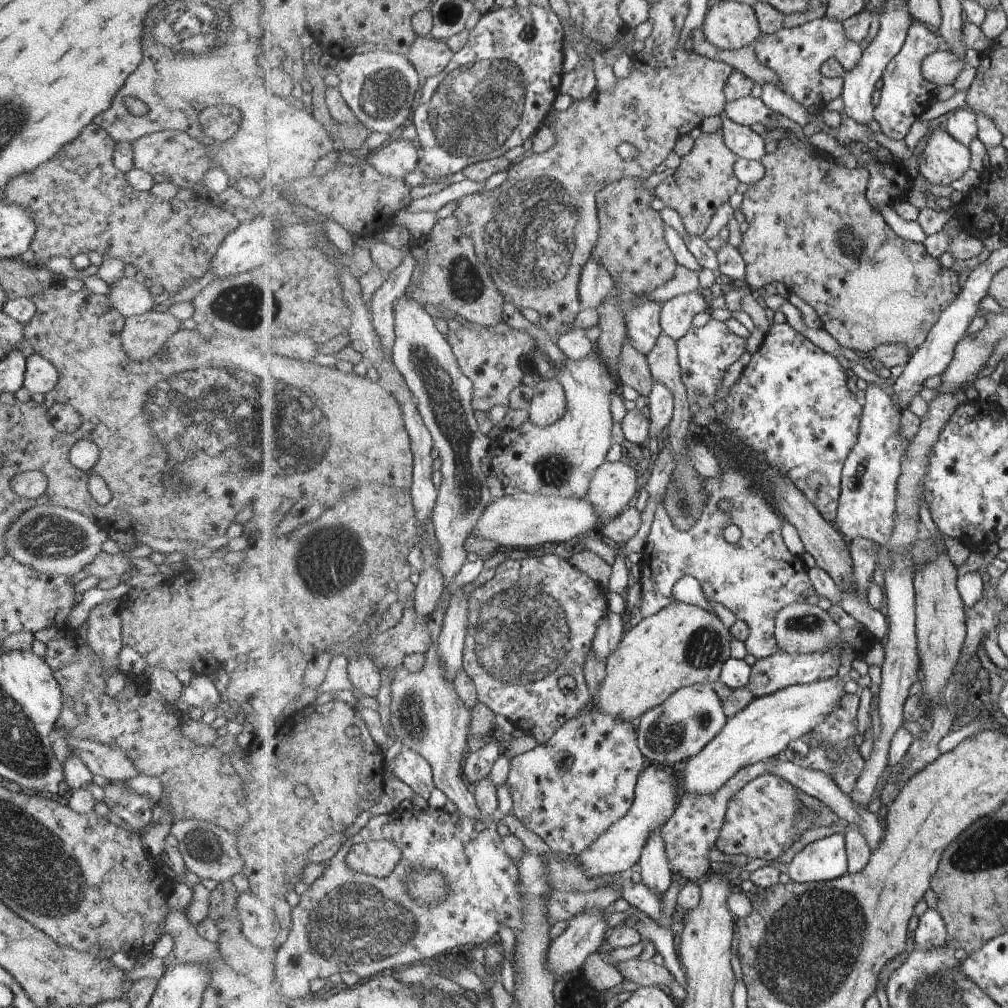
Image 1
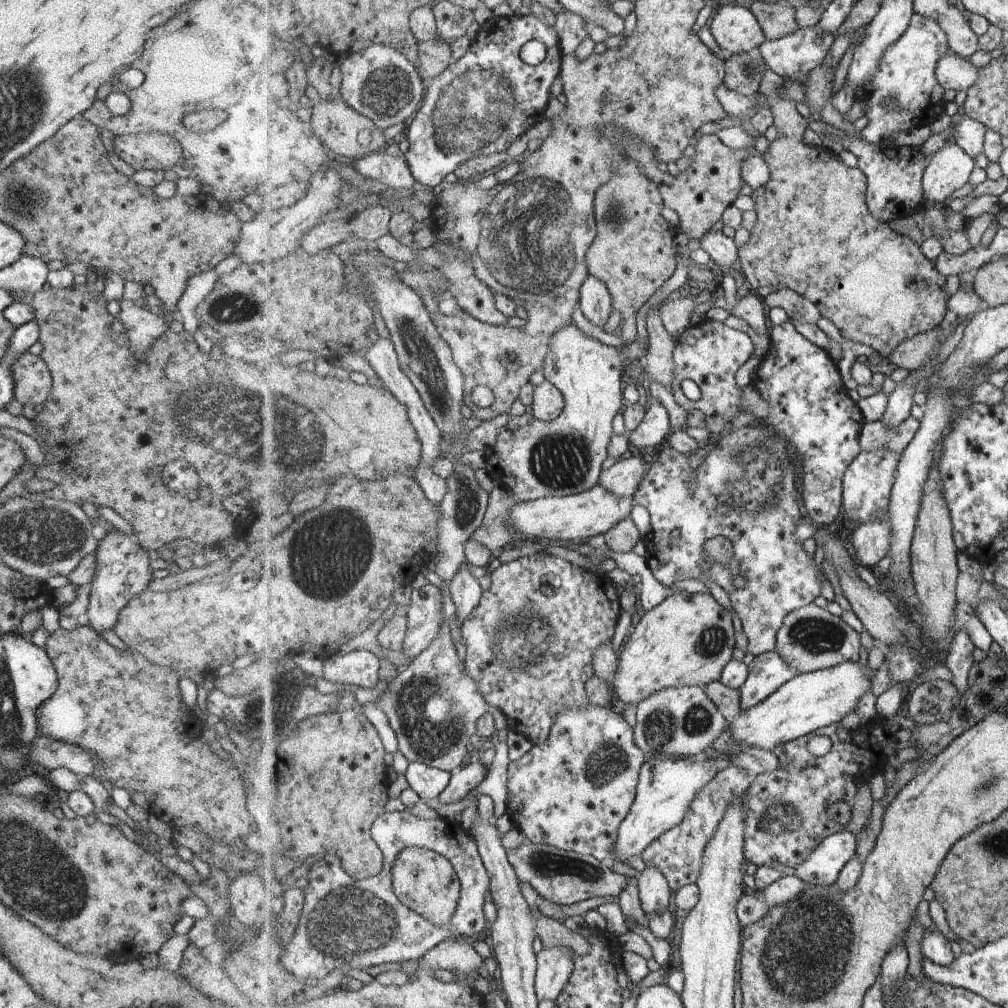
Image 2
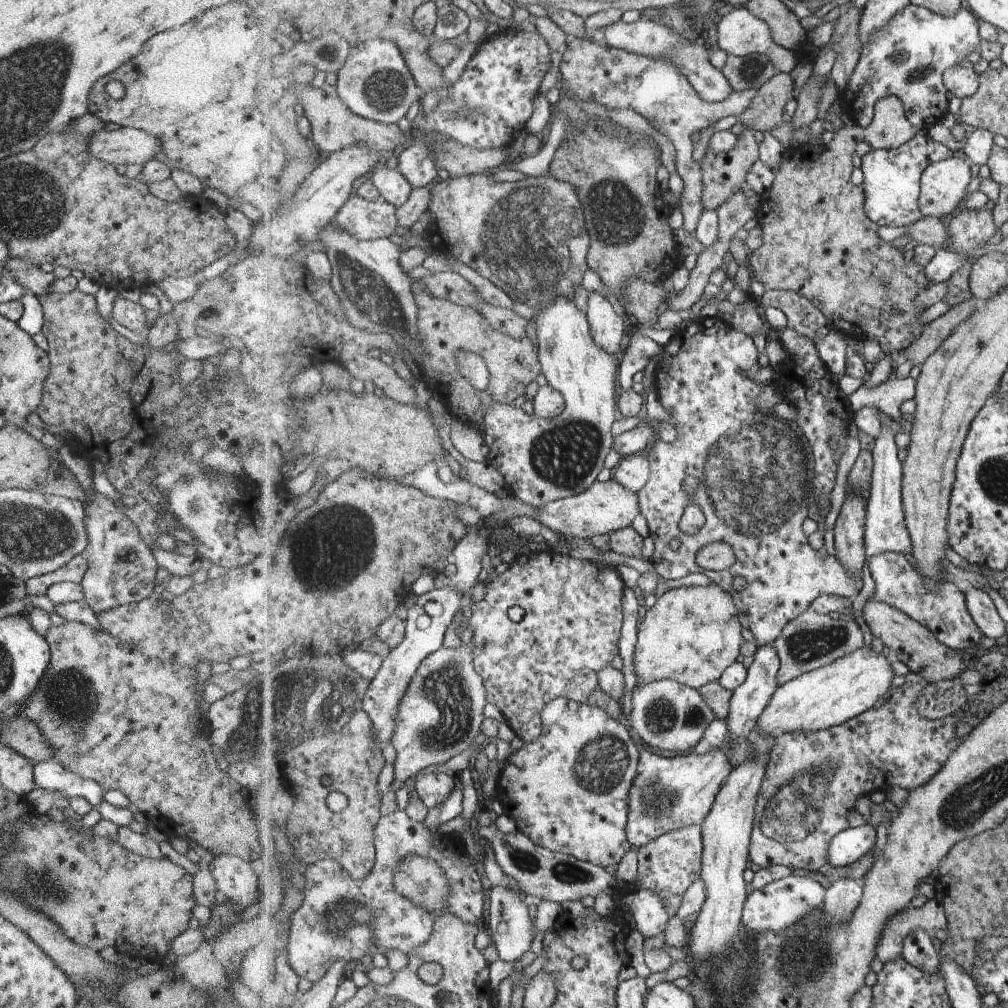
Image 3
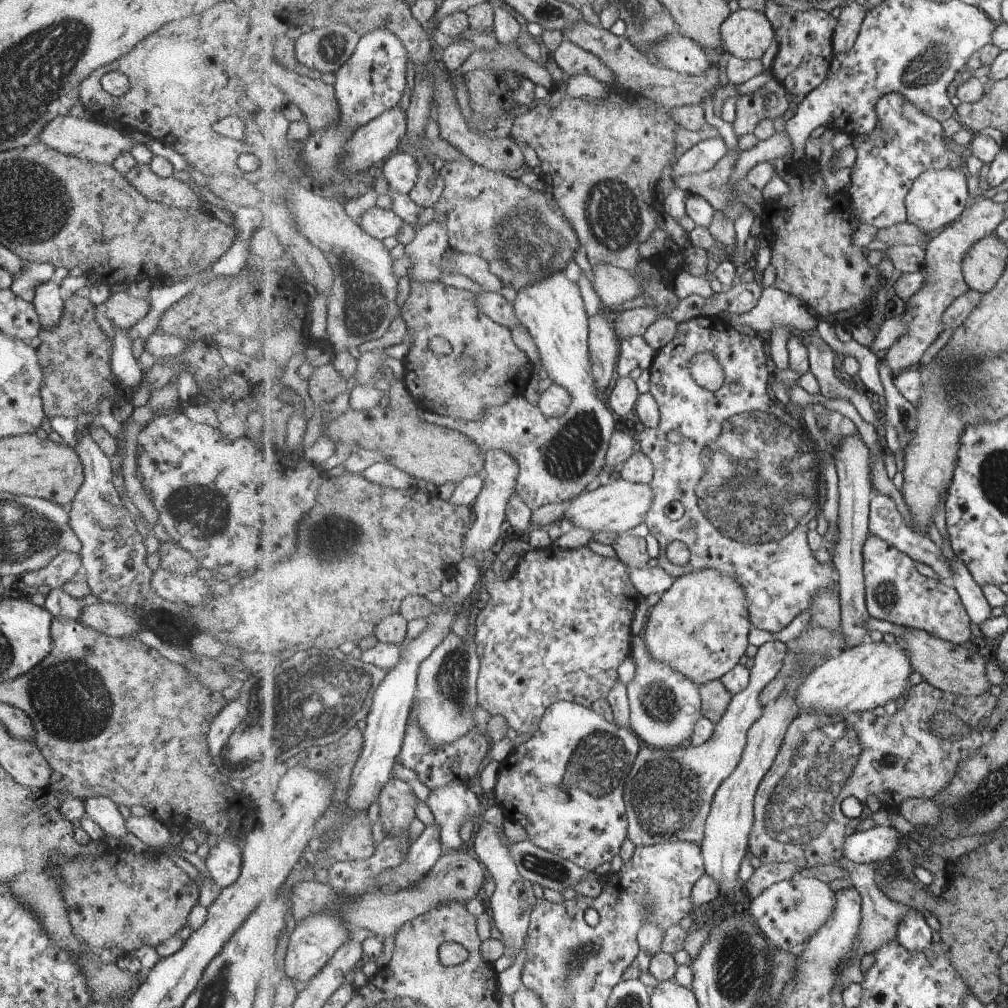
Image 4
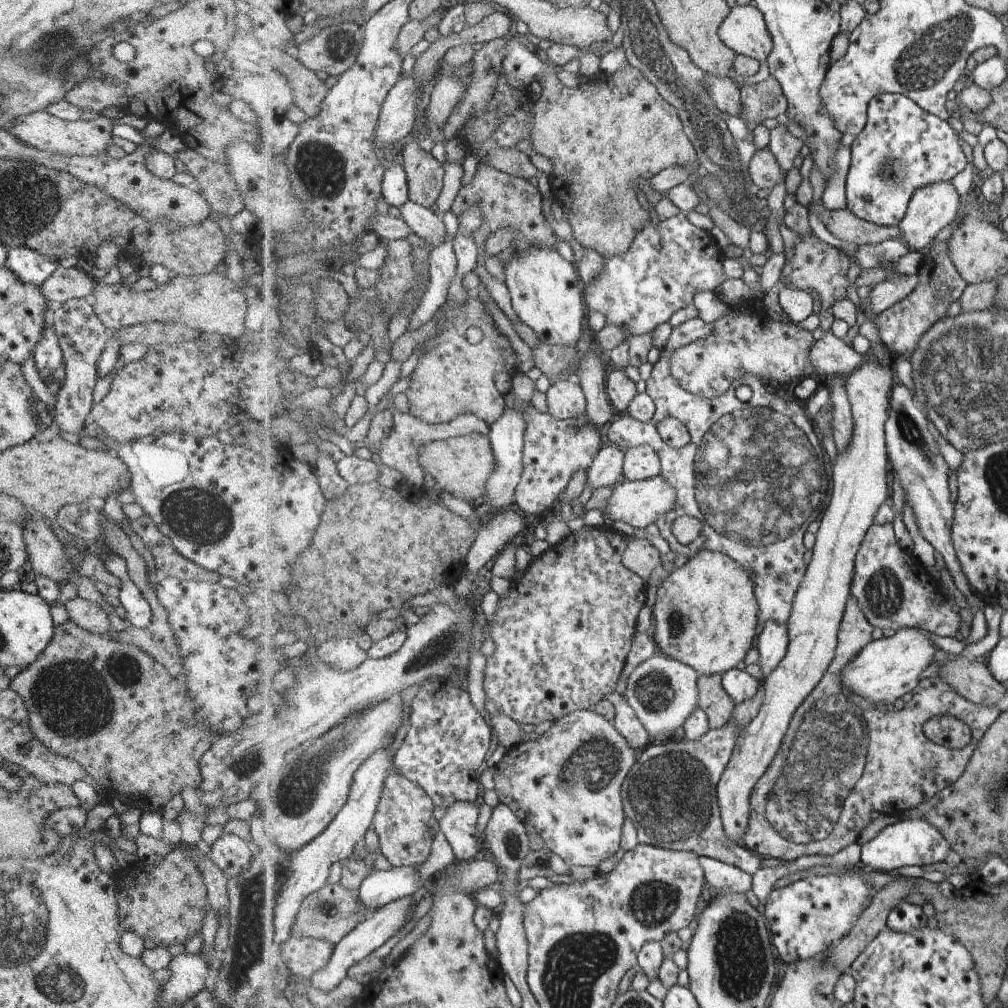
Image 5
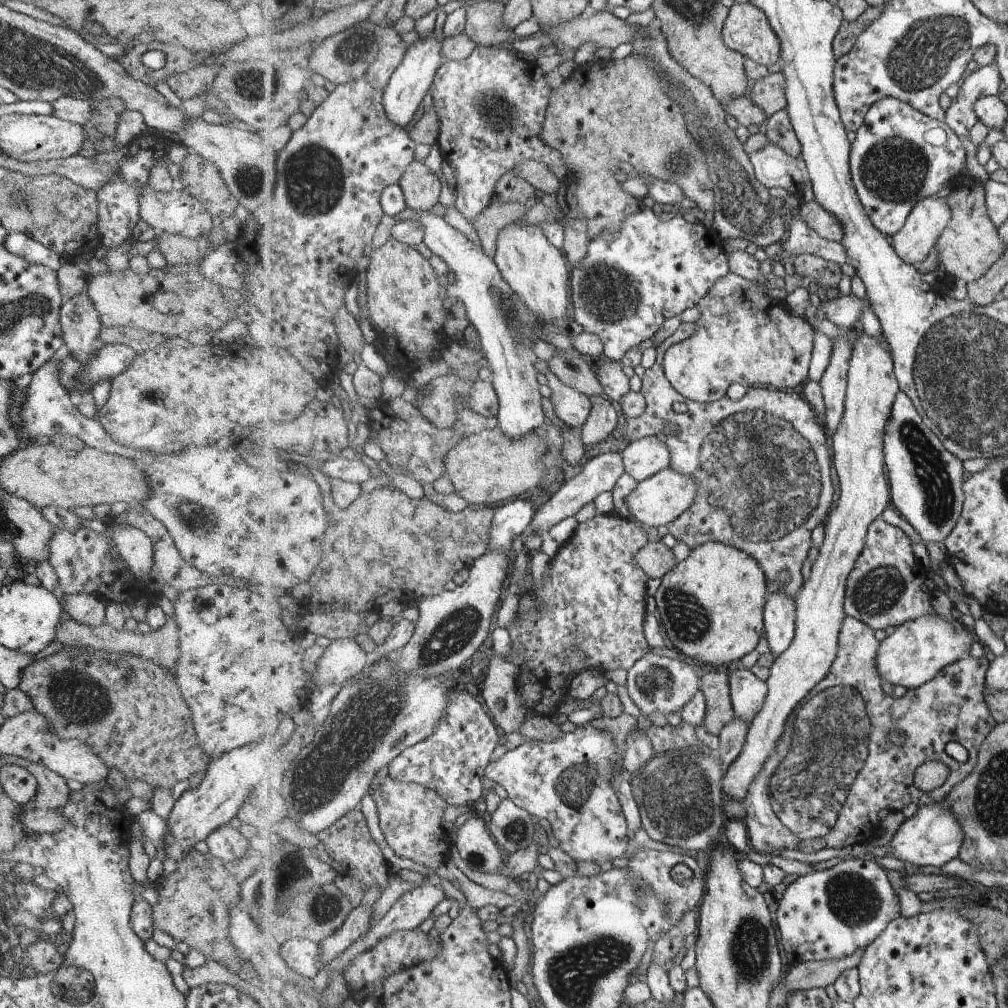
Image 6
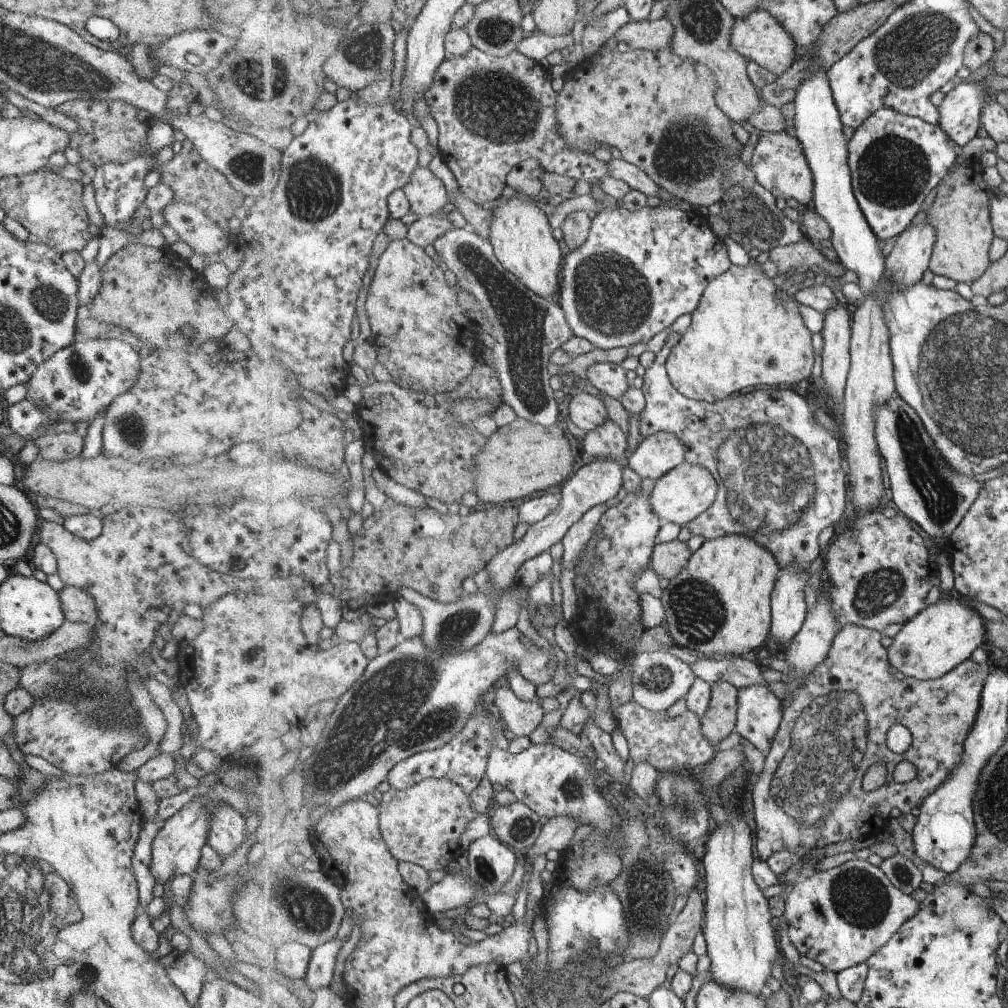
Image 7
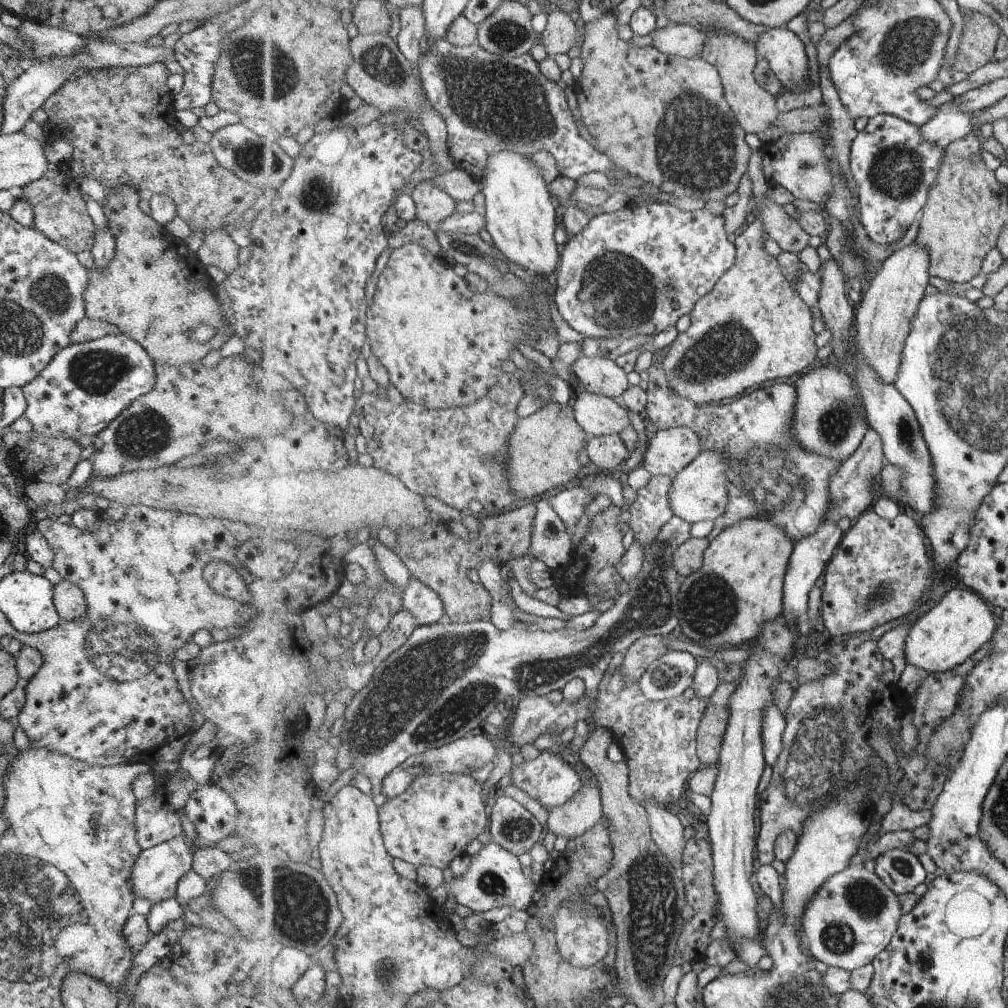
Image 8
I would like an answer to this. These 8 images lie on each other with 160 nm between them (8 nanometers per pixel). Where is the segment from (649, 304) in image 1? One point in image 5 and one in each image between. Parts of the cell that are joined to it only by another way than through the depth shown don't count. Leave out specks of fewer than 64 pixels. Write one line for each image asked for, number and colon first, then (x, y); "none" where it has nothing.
2: (565, 456)
3: (543, 460)
4: (559, 457)
5: (547, 293)

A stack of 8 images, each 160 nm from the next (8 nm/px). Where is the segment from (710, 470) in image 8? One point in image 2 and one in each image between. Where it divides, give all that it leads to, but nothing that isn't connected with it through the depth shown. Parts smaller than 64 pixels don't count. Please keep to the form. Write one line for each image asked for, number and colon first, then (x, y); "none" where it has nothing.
2: (596, 511)
3: (606, 507)
4: (620, 505)
5: (641, 503)
6: (662, 499)
7: (689, 490)

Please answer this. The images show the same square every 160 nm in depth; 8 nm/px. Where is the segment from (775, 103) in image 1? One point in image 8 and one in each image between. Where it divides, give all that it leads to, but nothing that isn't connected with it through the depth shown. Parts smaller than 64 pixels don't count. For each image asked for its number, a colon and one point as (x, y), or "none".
2: (895, 188)
3: (892, 177)
4: (906, 142)
5: (904, 147)
6: (900, 156)
7: (896, 160)
8: (895, 168)

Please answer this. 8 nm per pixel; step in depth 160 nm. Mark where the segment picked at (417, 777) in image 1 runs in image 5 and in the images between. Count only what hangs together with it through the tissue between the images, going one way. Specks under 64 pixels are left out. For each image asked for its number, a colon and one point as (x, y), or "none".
2: (427, 782)
3: (434, 789)
4: (452, 806)
5: (459, 824)

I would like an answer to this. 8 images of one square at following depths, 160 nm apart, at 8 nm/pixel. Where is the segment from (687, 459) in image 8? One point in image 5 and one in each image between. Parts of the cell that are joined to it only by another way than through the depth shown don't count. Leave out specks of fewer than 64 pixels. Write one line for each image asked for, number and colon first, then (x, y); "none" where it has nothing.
5: (642, 462)
6: (644, 458)
7: (658, 454)

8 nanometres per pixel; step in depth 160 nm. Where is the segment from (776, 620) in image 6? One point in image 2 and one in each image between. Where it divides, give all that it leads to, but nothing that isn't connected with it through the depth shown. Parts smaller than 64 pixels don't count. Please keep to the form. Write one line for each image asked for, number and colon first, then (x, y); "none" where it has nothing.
2: (667, 788)
3: (671, 792)
4: (669, 794)
5: (774, 640)

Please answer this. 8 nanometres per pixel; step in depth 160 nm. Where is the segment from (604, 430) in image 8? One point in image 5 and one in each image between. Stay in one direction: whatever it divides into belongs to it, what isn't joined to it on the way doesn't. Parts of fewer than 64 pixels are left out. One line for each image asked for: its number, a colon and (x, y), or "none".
5: (566, 400)
6: (572, 406)
7: (587, 412)

